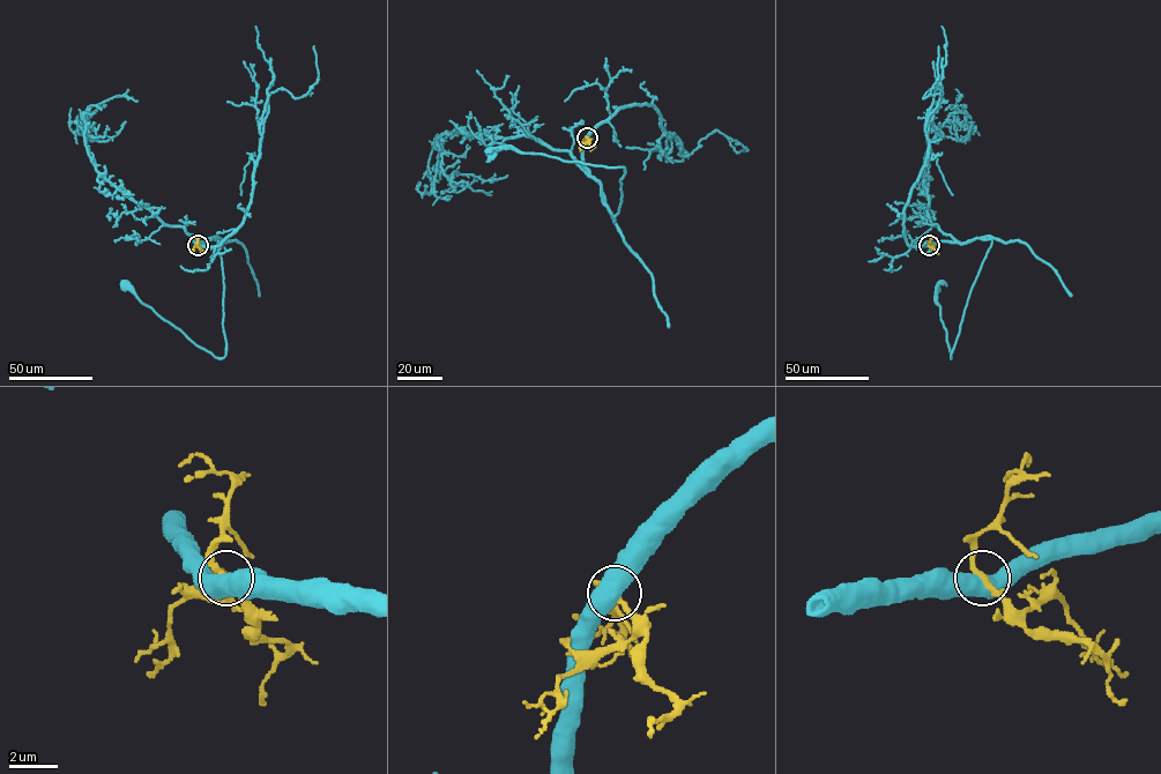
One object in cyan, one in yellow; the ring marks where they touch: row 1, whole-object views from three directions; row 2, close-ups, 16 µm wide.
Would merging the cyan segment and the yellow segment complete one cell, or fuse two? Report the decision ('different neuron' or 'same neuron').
different neuron

